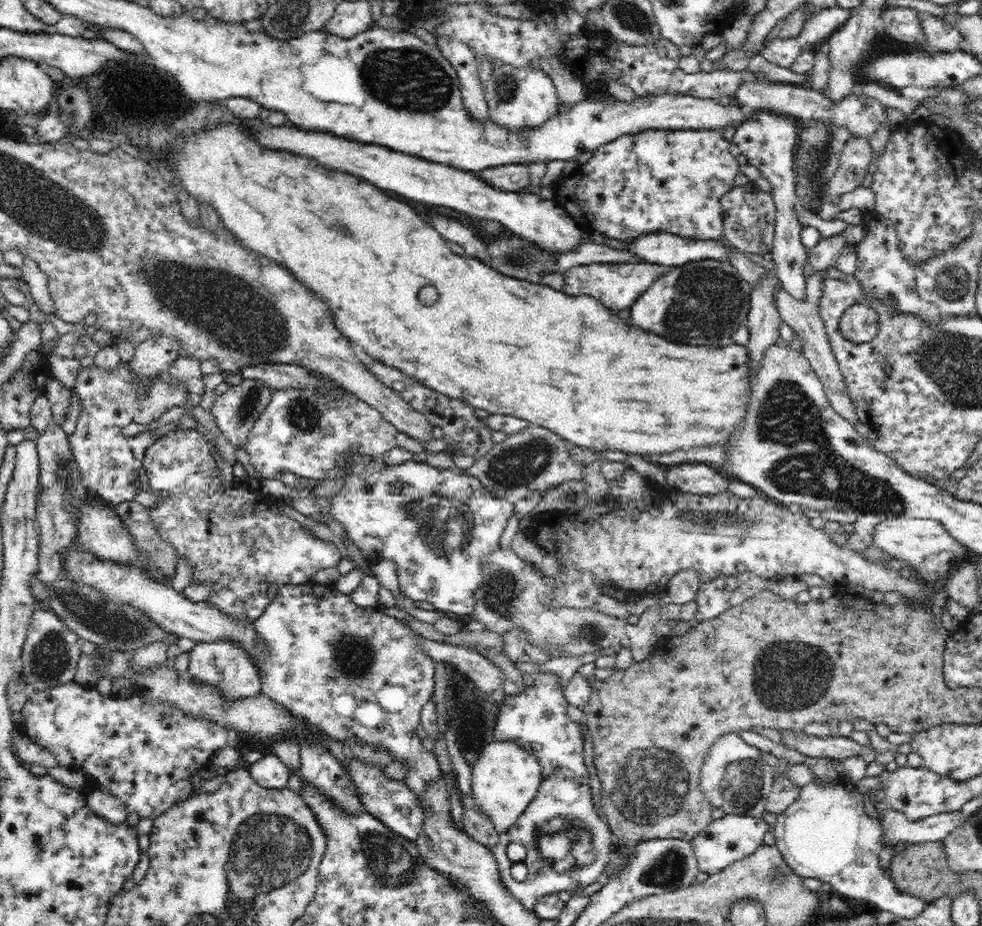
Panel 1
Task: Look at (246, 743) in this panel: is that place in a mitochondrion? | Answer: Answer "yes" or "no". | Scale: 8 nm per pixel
no

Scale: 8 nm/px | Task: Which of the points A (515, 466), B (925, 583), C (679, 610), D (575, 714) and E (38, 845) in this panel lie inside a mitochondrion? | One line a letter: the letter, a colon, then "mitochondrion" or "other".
A: mitochondrion
B: other
C: other
D: other
E: mitochondrion

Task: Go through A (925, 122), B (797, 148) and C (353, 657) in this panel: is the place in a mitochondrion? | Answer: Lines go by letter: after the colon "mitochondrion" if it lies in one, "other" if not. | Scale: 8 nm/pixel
A: other
B: other
C: mitochondrion

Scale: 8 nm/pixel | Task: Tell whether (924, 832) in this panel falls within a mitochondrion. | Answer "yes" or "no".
no

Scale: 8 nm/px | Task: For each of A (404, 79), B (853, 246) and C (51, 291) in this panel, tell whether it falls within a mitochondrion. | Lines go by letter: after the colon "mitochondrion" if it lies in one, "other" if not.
A: mitochondrion
B: other
C: other

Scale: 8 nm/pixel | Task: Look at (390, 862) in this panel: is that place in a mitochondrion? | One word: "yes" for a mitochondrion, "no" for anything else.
yes

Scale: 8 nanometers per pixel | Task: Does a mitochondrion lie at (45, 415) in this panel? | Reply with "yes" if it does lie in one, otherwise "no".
no

